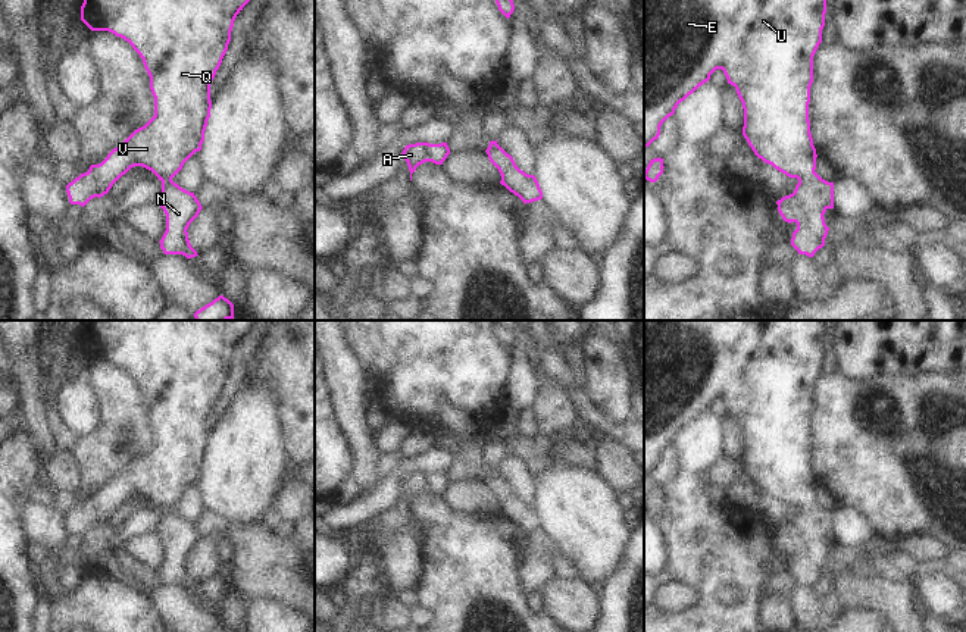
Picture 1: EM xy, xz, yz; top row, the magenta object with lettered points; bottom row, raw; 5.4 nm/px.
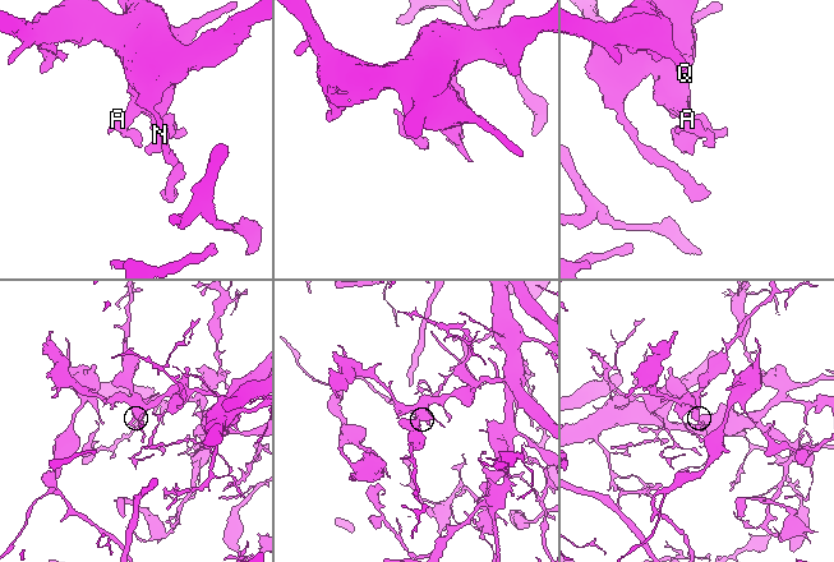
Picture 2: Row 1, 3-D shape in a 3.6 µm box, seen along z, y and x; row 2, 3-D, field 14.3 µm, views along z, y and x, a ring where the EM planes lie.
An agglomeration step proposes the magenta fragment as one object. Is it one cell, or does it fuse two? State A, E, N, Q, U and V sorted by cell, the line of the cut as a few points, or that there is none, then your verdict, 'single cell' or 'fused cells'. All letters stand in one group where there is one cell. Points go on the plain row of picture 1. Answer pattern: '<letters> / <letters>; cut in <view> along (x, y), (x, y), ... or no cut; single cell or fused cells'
A E N Q U V; no cut; single cell

